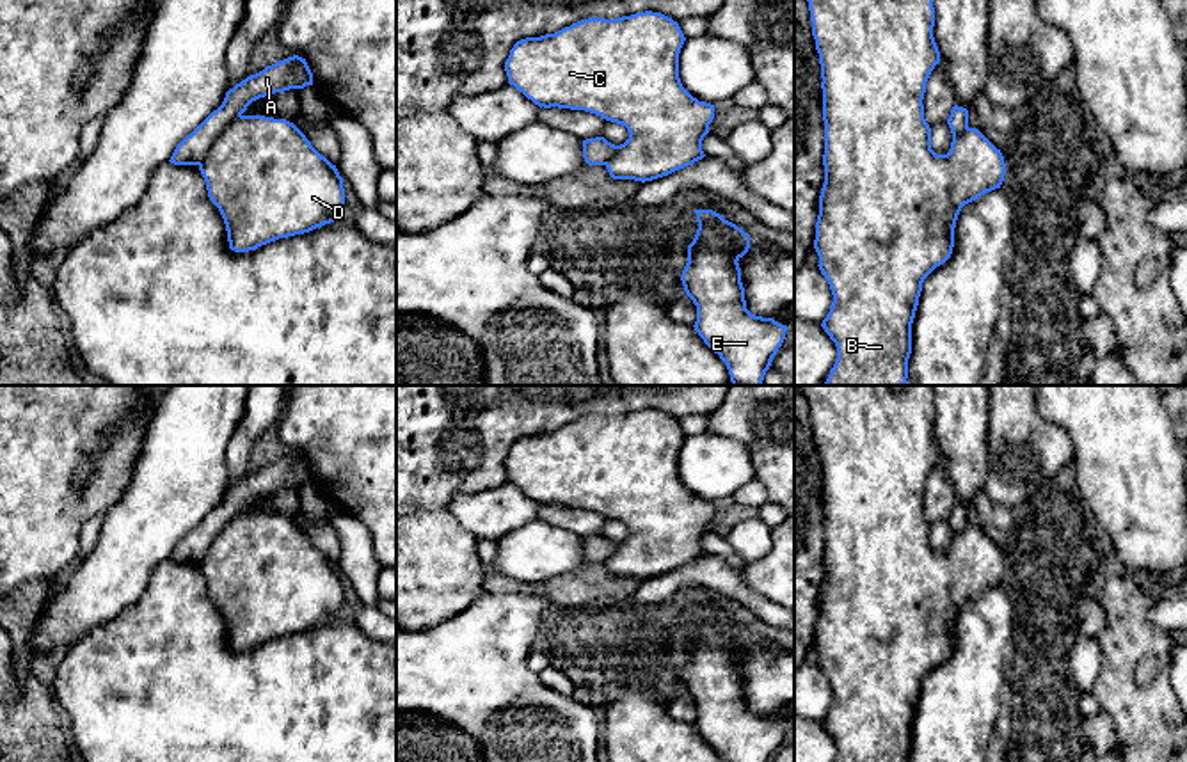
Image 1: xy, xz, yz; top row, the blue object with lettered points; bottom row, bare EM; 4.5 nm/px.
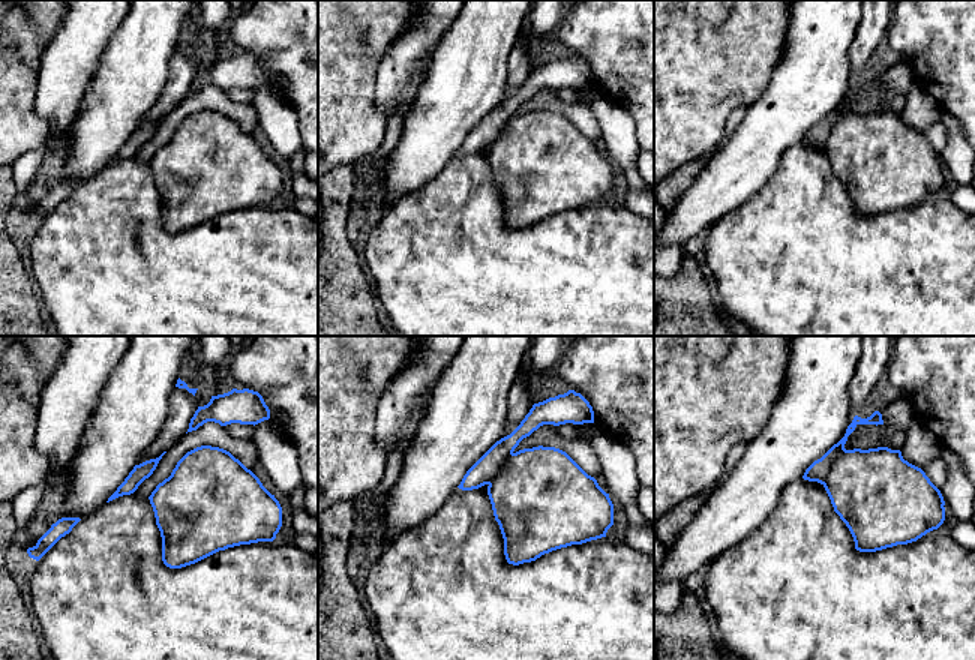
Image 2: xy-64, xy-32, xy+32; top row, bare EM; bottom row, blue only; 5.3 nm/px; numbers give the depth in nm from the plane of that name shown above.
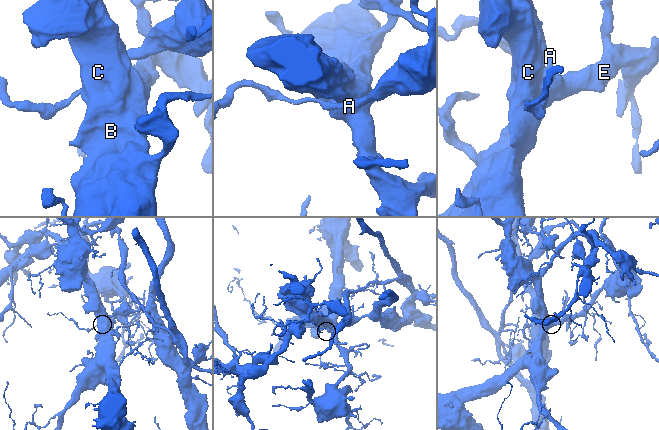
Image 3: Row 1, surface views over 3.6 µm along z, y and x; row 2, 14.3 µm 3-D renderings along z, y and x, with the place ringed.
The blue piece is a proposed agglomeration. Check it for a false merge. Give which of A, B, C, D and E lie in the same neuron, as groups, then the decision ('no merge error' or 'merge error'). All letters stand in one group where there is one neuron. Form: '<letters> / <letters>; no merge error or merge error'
A / B C D E; merge error

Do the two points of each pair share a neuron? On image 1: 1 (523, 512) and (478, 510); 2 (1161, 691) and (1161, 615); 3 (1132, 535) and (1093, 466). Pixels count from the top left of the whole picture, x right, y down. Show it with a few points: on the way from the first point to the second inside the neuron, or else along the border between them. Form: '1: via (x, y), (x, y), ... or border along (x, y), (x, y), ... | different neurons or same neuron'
1: via (512, 510), (489, 510) | same neuron
2: border along (1157, 597), (1148, 610), (1148, 619), (1168, 631) | different neurons
3: via (1132, 517), (1132, 505), (1111, 484) | same neuron

